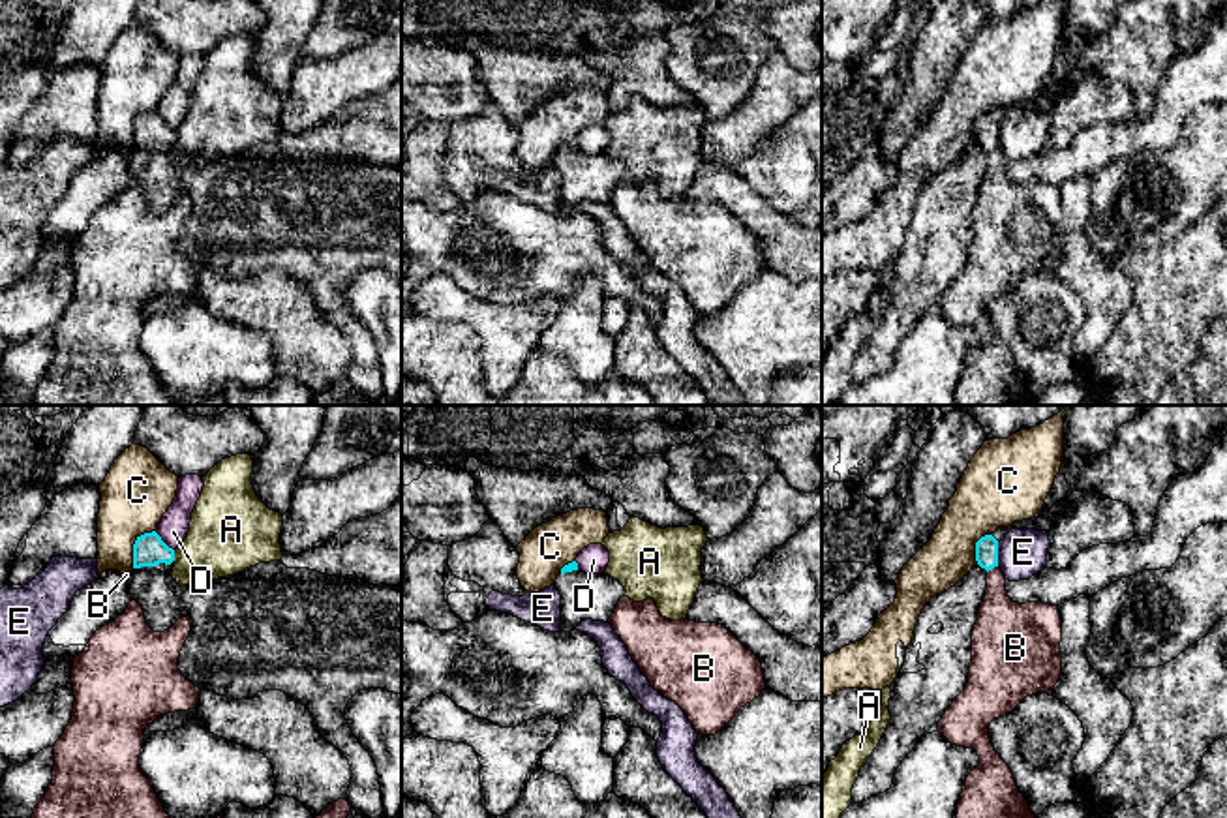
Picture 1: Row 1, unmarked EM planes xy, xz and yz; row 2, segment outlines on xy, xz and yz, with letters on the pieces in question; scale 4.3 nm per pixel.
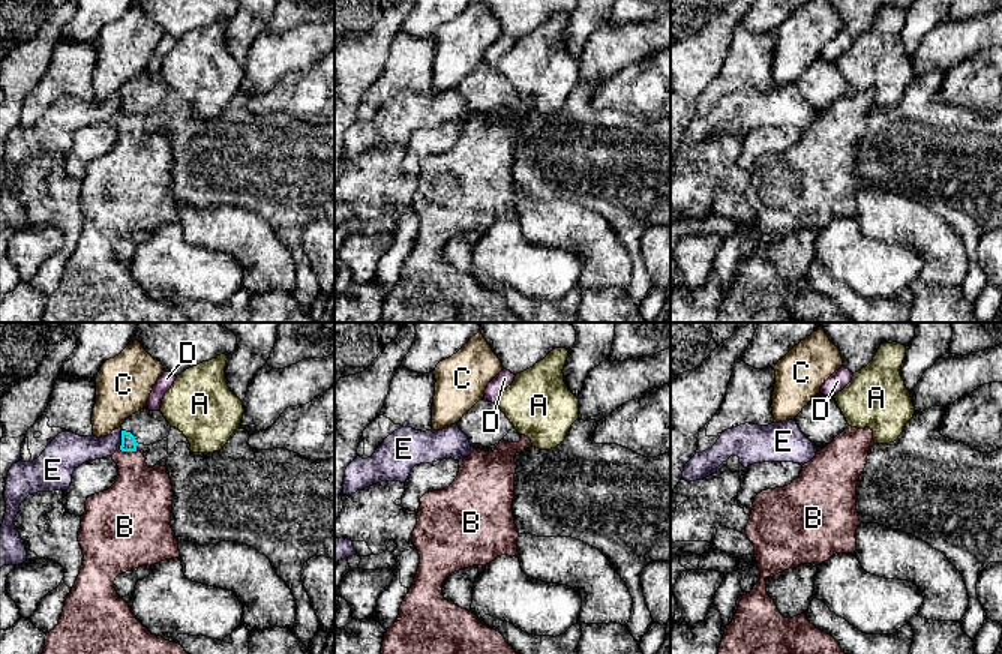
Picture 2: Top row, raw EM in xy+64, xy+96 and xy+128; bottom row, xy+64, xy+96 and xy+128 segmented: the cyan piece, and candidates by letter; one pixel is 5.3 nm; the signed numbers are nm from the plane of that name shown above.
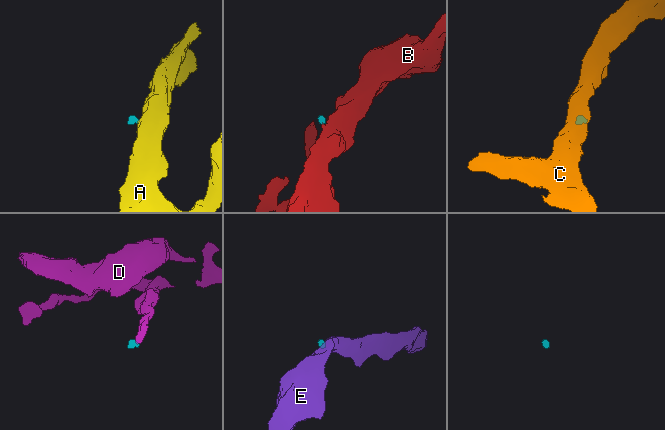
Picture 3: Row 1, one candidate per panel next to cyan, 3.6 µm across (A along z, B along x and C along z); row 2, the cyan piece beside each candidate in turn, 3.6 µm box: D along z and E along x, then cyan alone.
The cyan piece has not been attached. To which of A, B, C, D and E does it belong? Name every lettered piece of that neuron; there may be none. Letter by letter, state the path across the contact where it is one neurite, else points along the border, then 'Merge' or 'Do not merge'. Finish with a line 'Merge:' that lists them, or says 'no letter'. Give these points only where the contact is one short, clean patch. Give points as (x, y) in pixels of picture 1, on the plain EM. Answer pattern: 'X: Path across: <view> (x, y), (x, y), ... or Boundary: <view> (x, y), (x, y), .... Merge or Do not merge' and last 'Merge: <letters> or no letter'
A: Boundary: xy (173, 130), (175, 139). Do not merge
B: Boundary: yz (999, 145), (987, 152). Do not merge
C: Boundary: xy (154, 109), (136, 121), (132, 147). Do not merge
D: Boundary: xy (154, 111), (173, 130). Do not merge
E: Boundary: yz (997, 122), (999, 143). Do not merge
Merge: no letter

